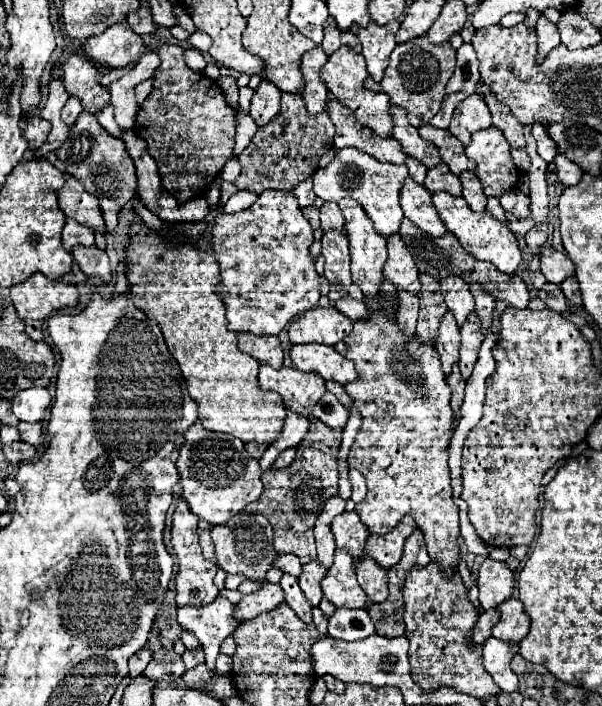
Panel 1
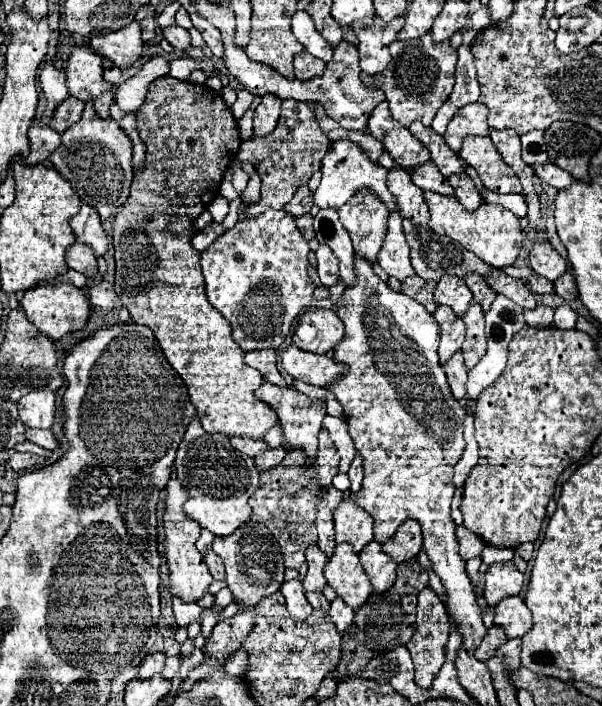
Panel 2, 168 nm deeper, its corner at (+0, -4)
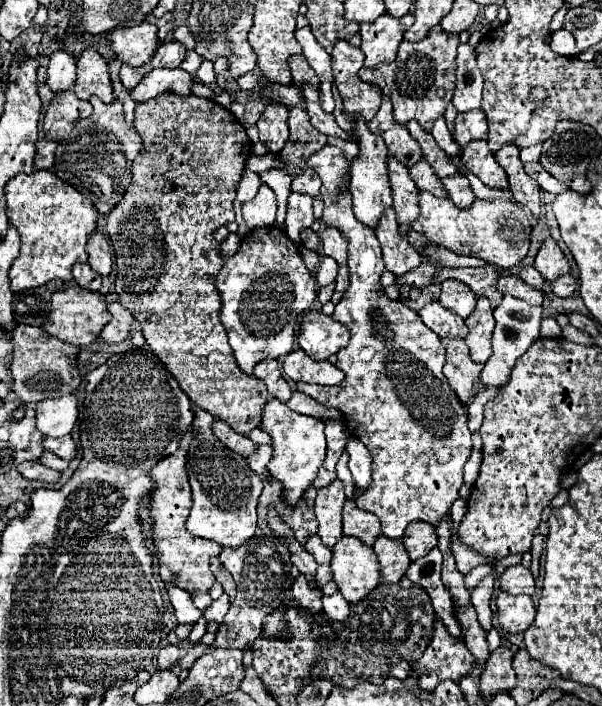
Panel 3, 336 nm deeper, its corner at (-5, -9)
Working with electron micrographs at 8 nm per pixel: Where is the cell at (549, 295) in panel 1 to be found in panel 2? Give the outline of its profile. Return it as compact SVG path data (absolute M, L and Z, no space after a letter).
M531 273L531 277L527 279L527 283L529 283L531 291L535 291L539 295L553 295L553 283L549 279L537 275L537 273Z

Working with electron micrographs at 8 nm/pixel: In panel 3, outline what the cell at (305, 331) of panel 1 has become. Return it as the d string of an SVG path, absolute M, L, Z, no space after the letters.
M306 312L300 322L298 344L312 360L328 360L348 344L348 328L322 312Z

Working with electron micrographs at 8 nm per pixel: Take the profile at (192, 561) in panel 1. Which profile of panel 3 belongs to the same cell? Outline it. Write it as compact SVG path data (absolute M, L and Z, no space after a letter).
M188 430L180 440L178 452L164 458L150 470L150 476L156 480L156 488L152 492L152 512L150 514L154 520L154 544L156 544L156 552L158 552L160 578L164 580L164 584L168 582L194 596L194 594L208 594L212 584L216 582L214 574L210 572L208 562L212 556L220 554L222 546L218 546L218 542L214 542L214 540L192 536L184 526L184 522L190 514L190 506L192 506L192 492L190 492L190 484L188 484L188 474L186 474L186 450L188 450L192 438L194 438L194 432Z

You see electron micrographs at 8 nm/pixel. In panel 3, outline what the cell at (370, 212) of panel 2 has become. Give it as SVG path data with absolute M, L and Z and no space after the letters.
M358 120L356 122L356 130L354 136L360 144L360 154L358 158L352 160L352 180L350 180L350 194L352 194L352 210L358 222L376 228L378 220L382 218L386 208L392 208L394 200L392 200L392 190L390 190L390 182L388 182L388 170L386 170L386 158L388 158L388 150L382 142L382 138L378 138L376 134L372 134L366 126L366 122Z

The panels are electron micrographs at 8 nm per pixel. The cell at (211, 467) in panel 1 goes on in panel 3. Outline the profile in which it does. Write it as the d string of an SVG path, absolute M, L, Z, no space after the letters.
M196 408L196 416L194 416L194 432L196 436L190 442L190 450L188 450L188 460L186 460L186 472L190 478L190 486L192 486L192 498L194 498L194 506L190 510L190 516L186 520L186 528L190 534L200 536L200 538L210 538L216 540L220 546L230 546L236 548L240 544L244 544L248 538L252 538L256 534L256 502L258 496L262 492L262 480L258 478L258 474L248 466L248 460L244 456L240 456L238 452L226 448L212 432L212 424L214 424L214 416L208 414L206 410Z

